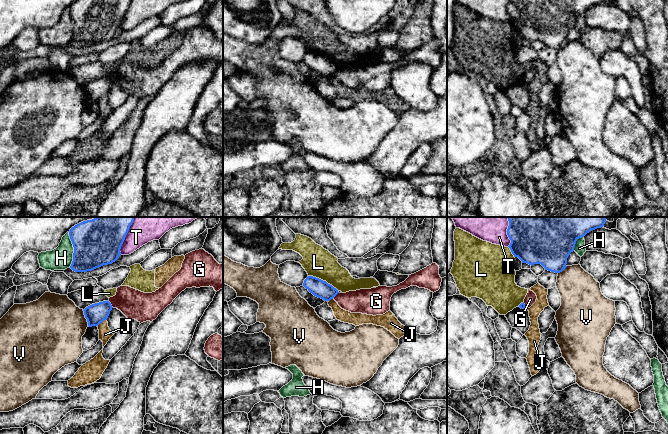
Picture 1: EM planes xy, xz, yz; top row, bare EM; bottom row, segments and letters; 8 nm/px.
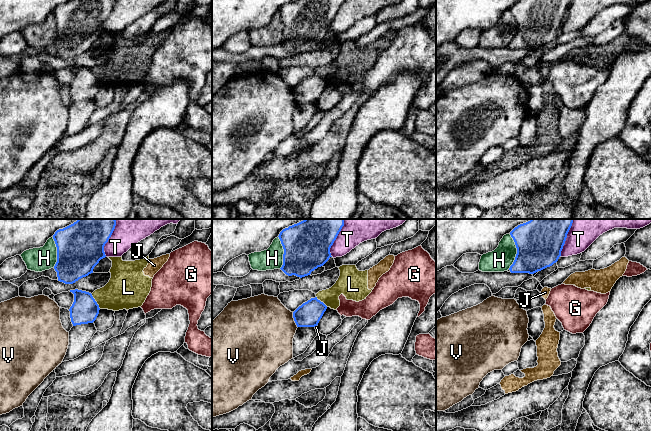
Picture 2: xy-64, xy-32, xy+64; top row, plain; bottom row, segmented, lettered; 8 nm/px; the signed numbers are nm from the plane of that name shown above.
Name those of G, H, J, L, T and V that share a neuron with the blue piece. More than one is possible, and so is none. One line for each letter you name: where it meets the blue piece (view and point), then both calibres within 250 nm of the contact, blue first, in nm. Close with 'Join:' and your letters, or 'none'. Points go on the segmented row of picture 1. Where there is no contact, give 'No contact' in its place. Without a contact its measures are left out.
Join: none

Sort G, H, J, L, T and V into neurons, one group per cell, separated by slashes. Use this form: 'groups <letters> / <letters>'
groups G / H / J L / T / V

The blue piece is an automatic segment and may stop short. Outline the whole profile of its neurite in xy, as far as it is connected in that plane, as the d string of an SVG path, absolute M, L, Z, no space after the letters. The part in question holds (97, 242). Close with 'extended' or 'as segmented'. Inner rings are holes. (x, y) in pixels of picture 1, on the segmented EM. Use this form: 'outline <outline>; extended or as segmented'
outline M95 217L72 227L69 236L74 253L70 268L87 272L115 262L133 221L134 217Z; as segmented

